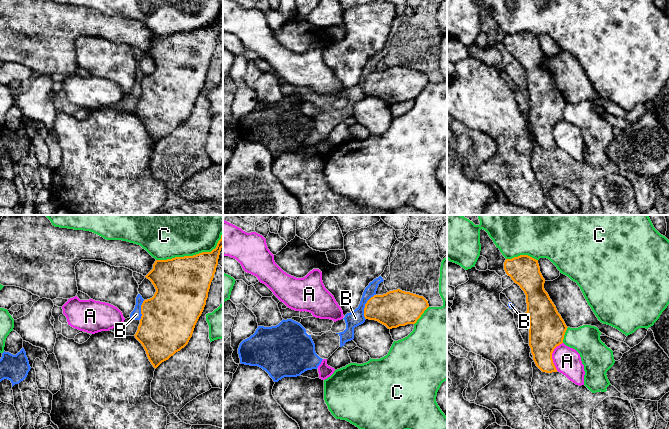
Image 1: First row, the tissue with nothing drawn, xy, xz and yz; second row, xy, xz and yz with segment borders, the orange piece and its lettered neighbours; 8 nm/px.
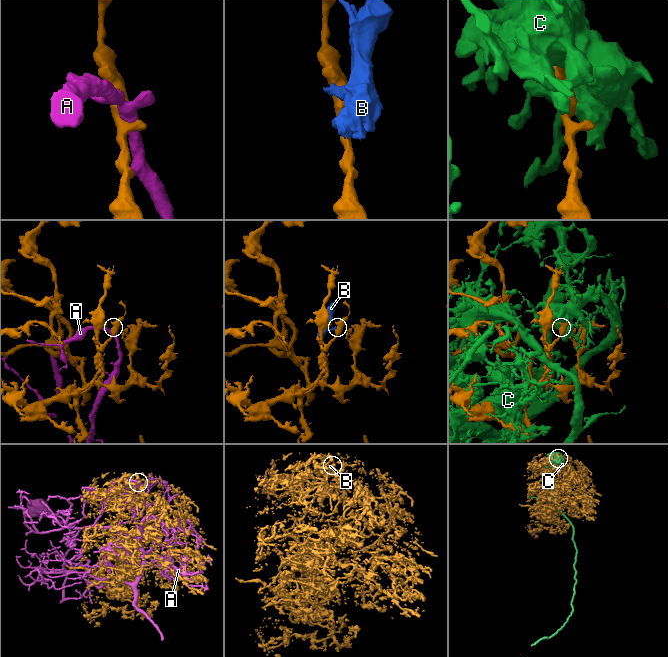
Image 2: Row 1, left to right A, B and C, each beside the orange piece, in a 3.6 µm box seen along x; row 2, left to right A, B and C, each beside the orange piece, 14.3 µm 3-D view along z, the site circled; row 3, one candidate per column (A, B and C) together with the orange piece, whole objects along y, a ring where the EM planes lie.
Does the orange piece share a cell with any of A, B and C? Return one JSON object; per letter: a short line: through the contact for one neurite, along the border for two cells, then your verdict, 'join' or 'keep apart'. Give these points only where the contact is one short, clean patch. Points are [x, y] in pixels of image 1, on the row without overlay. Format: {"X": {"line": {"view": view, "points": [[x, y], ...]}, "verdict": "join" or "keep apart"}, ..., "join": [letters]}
{"A": {"verdict": "keep apart"}, "B": {"line": {"view": "xz", "points": [[375, 70], [365, 80], [365, 95]]}, "verdict": "keep apart"}, "C": {"verdict": "keep apart"}, "join": []}

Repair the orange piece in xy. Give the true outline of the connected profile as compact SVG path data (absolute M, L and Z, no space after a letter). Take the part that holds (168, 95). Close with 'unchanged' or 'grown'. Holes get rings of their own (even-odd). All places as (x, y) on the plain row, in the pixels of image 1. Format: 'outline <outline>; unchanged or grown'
outline M223 9L216 24L211 28L156 36L153 45L145 52L152 58L156 68L152 74L143 77L140 100L134 112L144 123L155 145L184 124L192 113L195 101L206 81L222 23Z; unchanged

